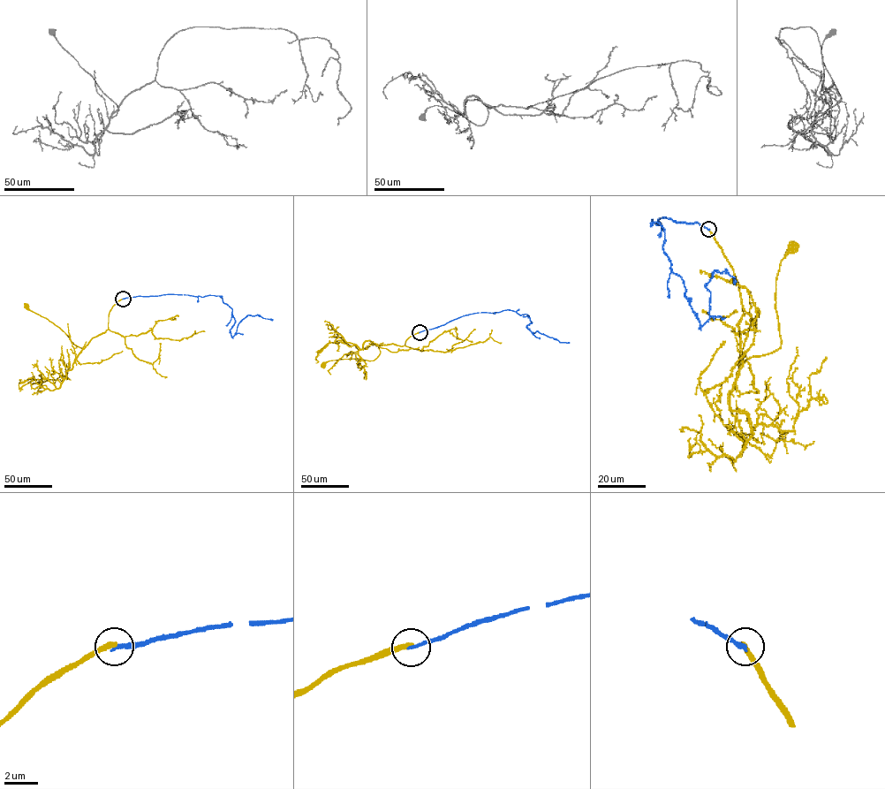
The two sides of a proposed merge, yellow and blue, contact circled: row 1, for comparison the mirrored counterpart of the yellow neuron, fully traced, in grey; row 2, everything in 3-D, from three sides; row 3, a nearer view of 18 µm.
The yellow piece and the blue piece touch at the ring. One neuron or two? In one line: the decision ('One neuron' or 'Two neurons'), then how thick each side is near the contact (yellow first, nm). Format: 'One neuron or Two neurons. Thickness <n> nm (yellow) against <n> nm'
Two neurons. Thickness 320 nm (yellow) against 200 nm

